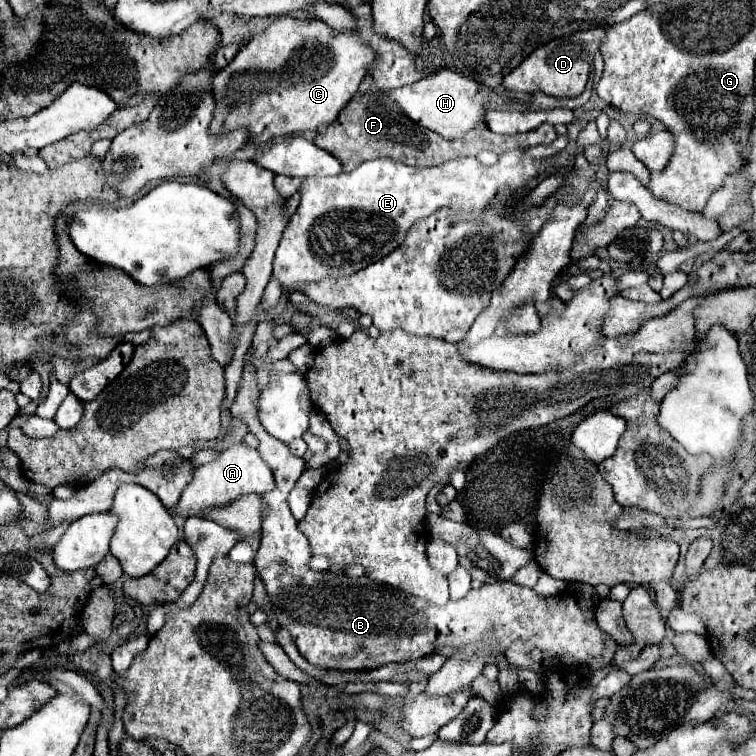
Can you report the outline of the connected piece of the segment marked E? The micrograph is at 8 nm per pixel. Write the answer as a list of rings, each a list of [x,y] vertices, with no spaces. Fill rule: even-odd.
[[[517,147],[517,149],[505,151],[503,155],[499,155],[499,161],[497,161],[495,165],[491,165],[491,167],[487,167],[487,165],[479,163],[475,157],[451,159],[451,161],[447,161],[447,163],[439,165],[439,167],[427,167],[427,169],[409,167],[409,165],[403,165],[403,163],[399,163],[399,161],[379,157],[379,159],[373,159],[373,161],[365,161],[365,163],[361,163],[361,165],[359,165],[357,169],[353,169],[351,173],[341,173],[341,175],[335,175],[335,177],[309,177],[309,179],[305,179],[305,181],[303,181],[303,185],[301,185],[301,189],[299,189],[301,205],[299,205],[297,213],[291,217],[289,225],[285,227],[283,237],[281,237],[281,243],[279,243],[279,247],[277,247],[275,261],[273,261],[273,277],[275,277],[275,279],[279,279],[283,287],[295,287],[295,285],[301,285],[301,283],[313,283],[313,281],[319,281],[319,279],[325,279],[325,277],[335,277],[335,273],[339,273],[339,275],[351,275],[351,273],[355,273],[355,271],[365,269],[369,263],[379,261],[379,257],[385,257],[387,253],[395,251],[395,249],[403,243],[403,239],[405,239],[407,231],[413,227],[413,223],[417,223],[419,219],[429,217],[433,211],[439,211],[441,207],[449,207],[449,209],[453,209],[453,211],[457,211],[457,213],[467,213],[467,215],[479,213],[479,211],[483,211],[483,209],[487,209],[487,207],[493,207],[493,203],[497,203],[497,201],[499,201],[499,203],[505,203],[509,197],[513,197],[513,193],[517,193],[517,191],[521,191],[521,189],[531,187],[531,185],[533,185],[539,177],[543,177],[543,175],[549,175],[549,173],[553,173],[553,171],[557,171],[557,169],[567,167],[567,161],[569,161],[569,153],[567,153],[567,151],[557,153],[557,155],[553,155],[553,157],[547,157],[547,159],[535,159],[535,157],[529,157],[529,155],[525,155],[525,151],[527,151],[525,147]]]

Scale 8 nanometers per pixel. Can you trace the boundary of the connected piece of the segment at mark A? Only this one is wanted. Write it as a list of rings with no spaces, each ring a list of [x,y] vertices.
[[[235,443],[229,449],[225,449],[215,461],[205,463],[199,469],[195,469],[193,479],[185,487],[177,507],[181,507],[183,511],[189,511],[189,513],[197,513],[197,511],[205,511],[211,507],[227,505],[233,499],[237,499],[239,495],[247,495],[247,493],[261,495],[261,493],[273,491],[273,487],[275,487],[273,471],[269,471],[269,465],[263,463],[259,451],[247,447],[245,443]]]

